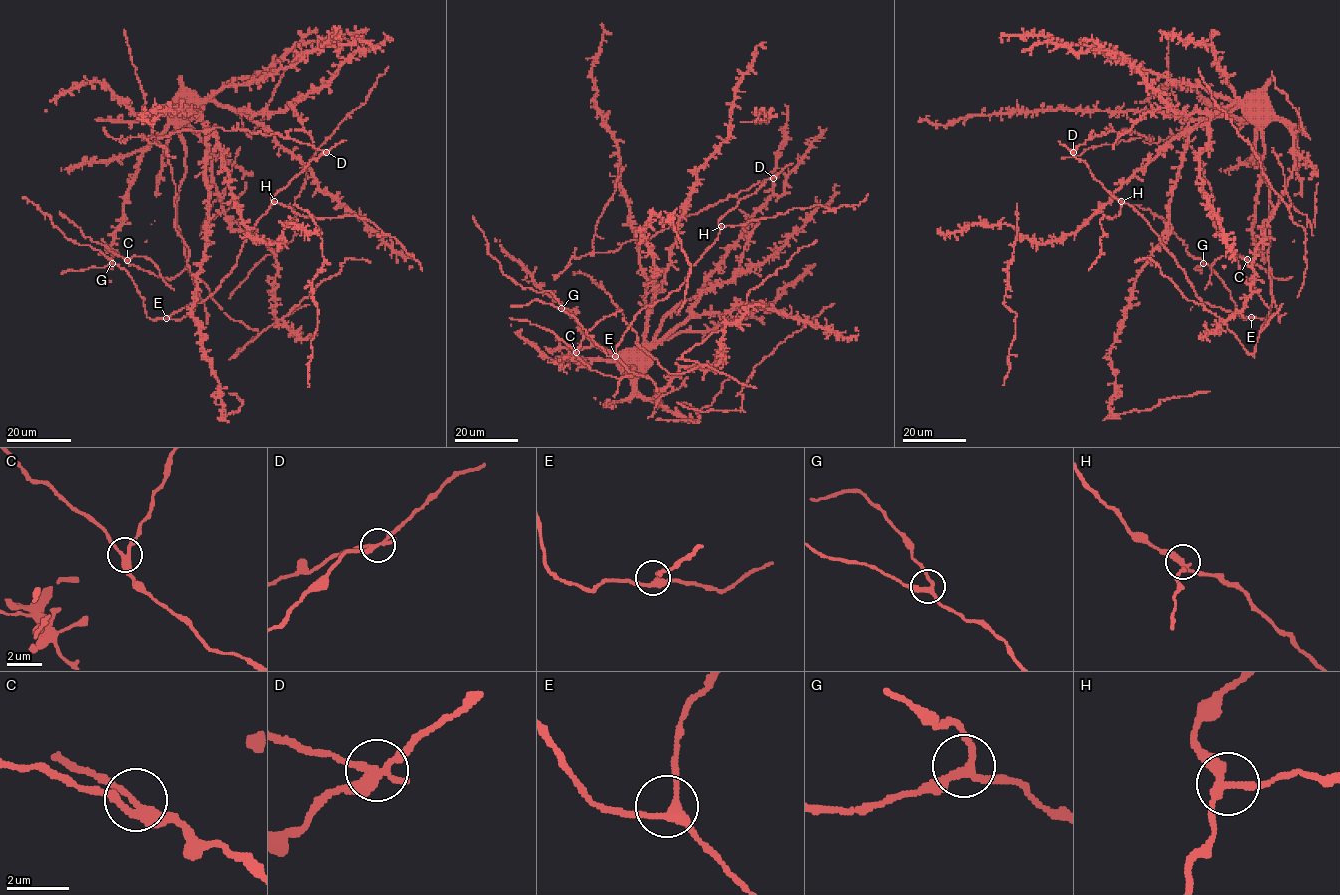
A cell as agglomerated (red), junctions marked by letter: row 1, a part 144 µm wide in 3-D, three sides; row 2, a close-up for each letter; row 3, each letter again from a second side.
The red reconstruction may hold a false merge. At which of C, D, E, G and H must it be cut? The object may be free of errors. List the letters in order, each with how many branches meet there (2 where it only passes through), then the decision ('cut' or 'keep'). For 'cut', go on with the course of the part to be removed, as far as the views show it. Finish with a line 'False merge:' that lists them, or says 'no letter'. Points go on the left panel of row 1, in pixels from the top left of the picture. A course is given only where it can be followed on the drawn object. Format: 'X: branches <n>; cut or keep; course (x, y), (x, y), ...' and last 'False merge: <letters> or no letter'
C: branches 3; keep
D: branches 3; cut; course (326, 152), (277, 133), (216, 127), (143, 137), (174, 156)
E: branches 3; keep
G: branches 3; keep
H: branches 3; keep
False merge: D

